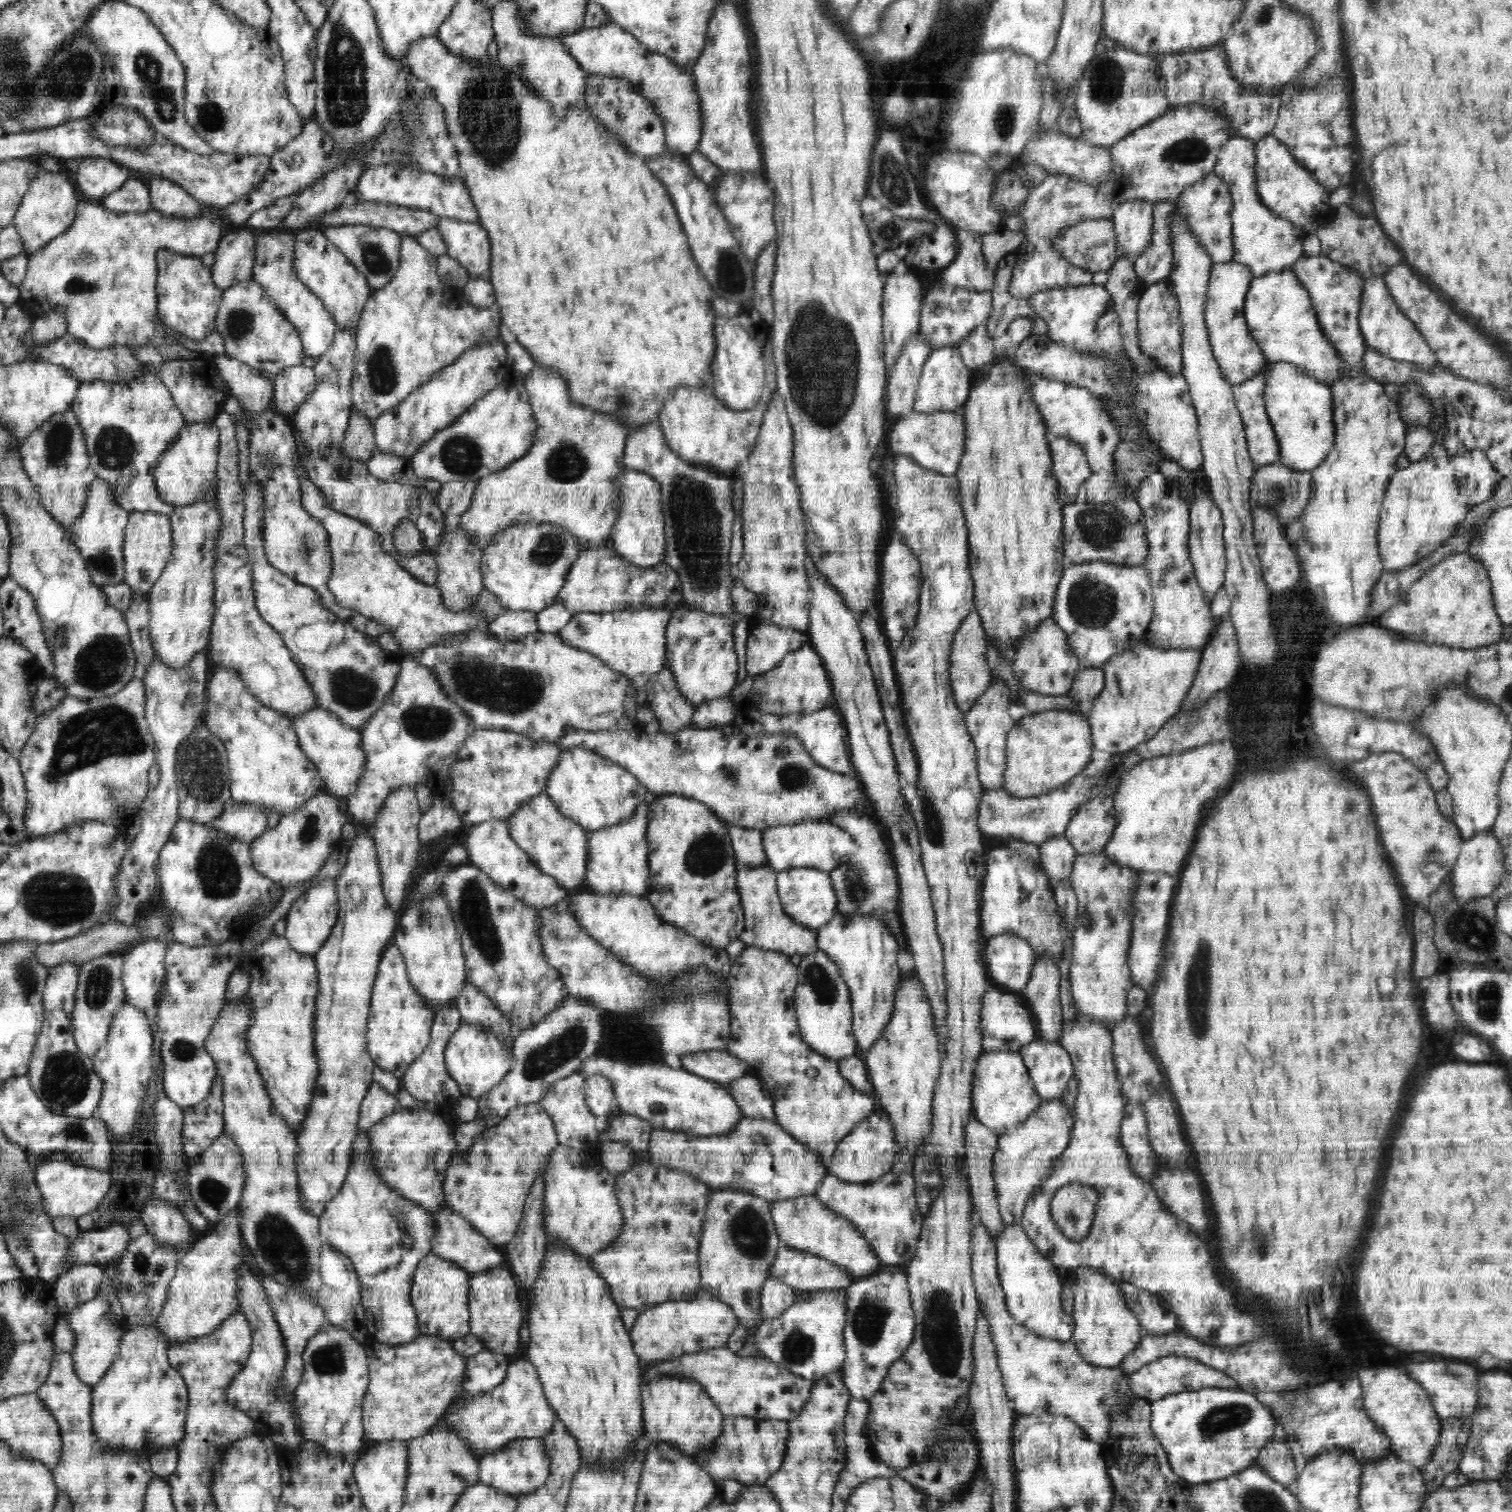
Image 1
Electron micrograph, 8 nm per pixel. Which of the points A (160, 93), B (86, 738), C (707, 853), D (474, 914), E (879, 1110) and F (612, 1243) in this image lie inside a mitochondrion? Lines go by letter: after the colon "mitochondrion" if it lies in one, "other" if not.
A: mitochondrion
B: mitochondrion
C: mitochondrion
D: mitochondrion
E: other
F: other

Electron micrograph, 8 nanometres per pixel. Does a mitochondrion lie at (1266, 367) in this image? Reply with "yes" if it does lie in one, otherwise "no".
no

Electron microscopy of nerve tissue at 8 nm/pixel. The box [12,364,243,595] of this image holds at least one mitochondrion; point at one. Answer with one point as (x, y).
(114, 449)

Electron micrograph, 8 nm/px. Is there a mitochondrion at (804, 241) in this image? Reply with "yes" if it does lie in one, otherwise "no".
no

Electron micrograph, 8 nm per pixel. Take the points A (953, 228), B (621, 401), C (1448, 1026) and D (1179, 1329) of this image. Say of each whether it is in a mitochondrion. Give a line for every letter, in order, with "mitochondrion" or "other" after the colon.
A: other
B: mitochondrion
C: other
D: other

